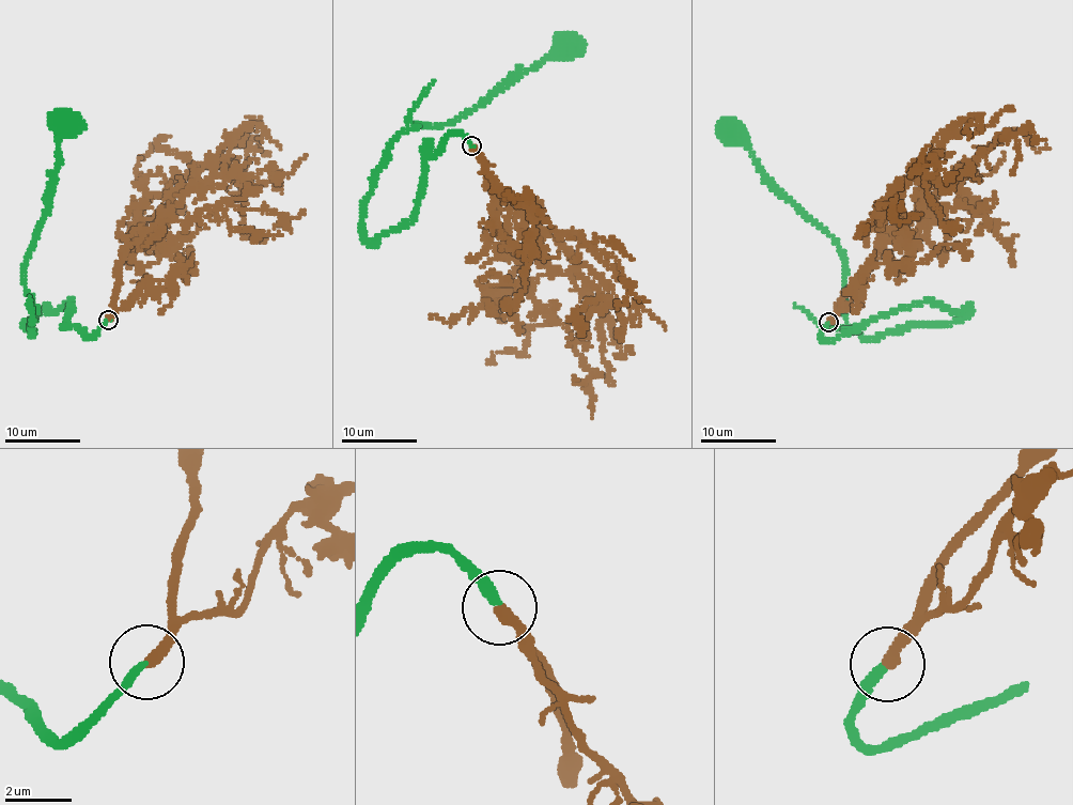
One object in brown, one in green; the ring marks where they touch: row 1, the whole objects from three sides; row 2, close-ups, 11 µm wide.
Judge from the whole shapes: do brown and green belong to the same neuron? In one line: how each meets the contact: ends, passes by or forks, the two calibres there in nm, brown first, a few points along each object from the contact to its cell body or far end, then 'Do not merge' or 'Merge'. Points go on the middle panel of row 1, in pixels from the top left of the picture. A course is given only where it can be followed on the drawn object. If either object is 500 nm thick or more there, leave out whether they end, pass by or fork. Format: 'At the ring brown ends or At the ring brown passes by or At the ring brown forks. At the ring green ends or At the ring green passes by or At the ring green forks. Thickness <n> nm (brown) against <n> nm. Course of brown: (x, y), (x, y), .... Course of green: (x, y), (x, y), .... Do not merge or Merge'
At the ring brown ends. At the ring green ends. Thickness 320 nm (brown) against 240 nm. Course of brown: (471, 145), (486, 165), (499, 209), (491, 223), (515, 245), (537, 306), (562, 325), (593, 372), (591, 417). Course of green: (471, 145), (448, 134), (413, 215), (366, 238), (390, 142), (570, 47). Merge

